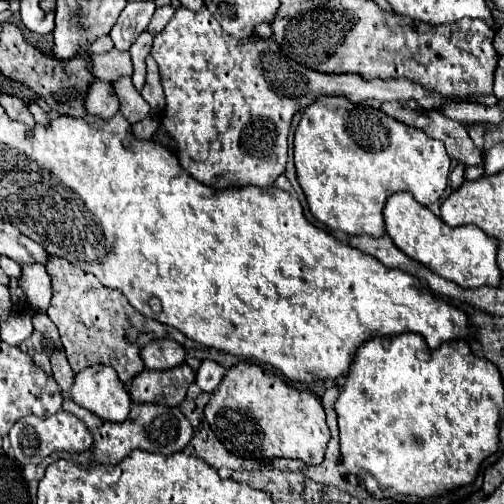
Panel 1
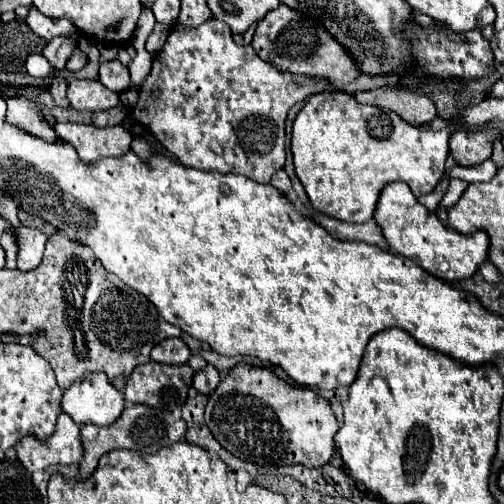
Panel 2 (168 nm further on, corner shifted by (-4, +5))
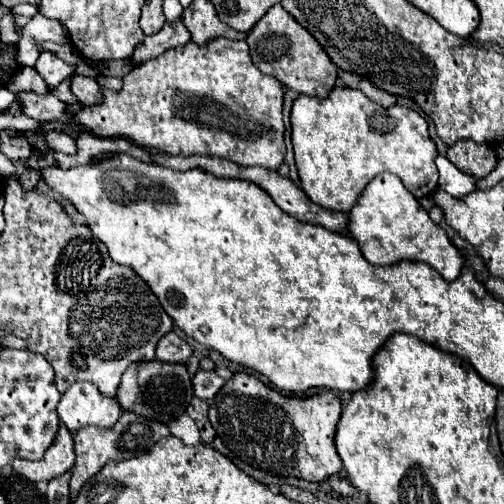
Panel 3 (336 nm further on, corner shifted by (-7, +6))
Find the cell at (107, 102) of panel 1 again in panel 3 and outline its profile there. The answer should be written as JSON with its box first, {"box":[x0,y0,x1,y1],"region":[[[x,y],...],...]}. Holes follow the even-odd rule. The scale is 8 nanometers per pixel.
{"box":[72,74,100,106],"region":[[[76,74],[72,78],[72,92],[82,106],[92,106],[92,104],[100,102],[100,86],[94,78],[86,78],[86,76]]]}

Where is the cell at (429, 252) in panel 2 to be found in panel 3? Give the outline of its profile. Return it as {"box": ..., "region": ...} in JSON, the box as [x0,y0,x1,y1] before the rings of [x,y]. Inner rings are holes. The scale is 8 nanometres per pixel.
{"box":[348,174,464,280],"region":[[[380,174],[364,188],[356,206],[348,212],[348,232],[360,244],[364,258],[374,266],[394,266],[404,260],[424,262],[444,280],[454,280],[464,264],[460,250],[450,244],[446,232],[428,218],[428,212],[392,174]]]}

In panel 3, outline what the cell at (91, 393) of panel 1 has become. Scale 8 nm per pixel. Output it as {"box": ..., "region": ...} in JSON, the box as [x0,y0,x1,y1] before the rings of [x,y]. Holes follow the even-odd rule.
{"box":[58,382,120,432],"region":[[[88,382],[74,384],[66,394],[62,394],[62,400],[58,404],[58,418],[70,432],[76,432],[78,428],[88,424],[98,428],[112,428],[118,416],[120,416],[120,406],[116,404],[116,400],[108,396],[100,396],[100,392],[96,392],[96,386]]]}

